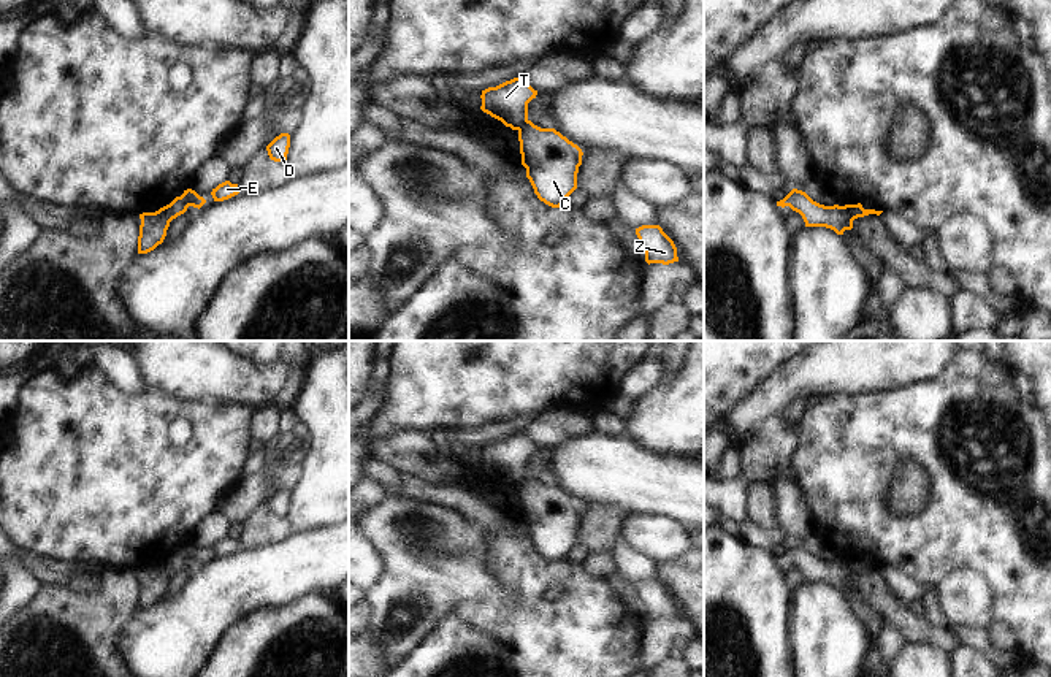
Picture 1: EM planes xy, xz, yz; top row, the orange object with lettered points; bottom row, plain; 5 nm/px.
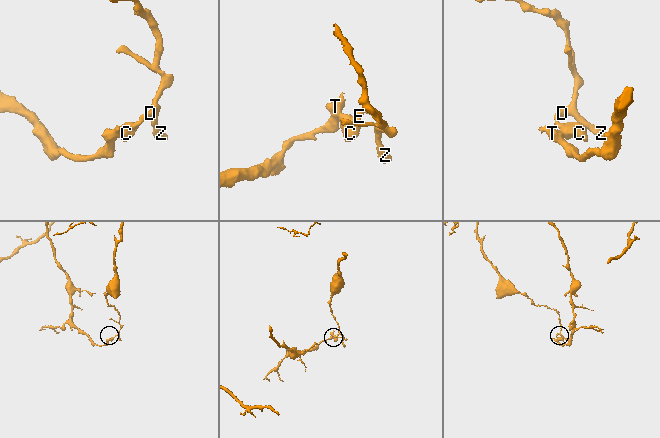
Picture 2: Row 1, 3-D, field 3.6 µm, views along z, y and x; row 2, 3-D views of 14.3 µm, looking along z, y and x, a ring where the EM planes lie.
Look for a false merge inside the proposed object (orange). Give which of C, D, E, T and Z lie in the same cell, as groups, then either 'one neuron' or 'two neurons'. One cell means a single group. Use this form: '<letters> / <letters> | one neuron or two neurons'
C D E Z / T | two neurons

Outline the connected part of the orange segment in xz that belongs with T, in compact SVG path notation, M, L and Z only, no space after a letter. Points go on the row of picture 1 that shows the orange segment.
M514 78L496 87L482 90L480 109L501 120L506 127L518 130L528 120L528 103L536 98L534 90L523 78Z

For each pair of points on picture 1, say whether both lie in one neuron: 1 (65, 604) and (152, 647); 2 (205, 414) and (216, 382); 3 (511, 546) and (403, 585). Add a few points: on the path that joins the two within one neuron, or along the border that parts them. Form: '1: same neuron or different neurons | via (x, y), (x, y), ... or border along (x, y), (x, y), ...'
1: different neurons | border along (138, 609), (118, 638), (116, 650), (121, 660)
2: different neurons | border along (173, 395), (187, 401), (216, 400), (246, 406)
3: different neurons | border along (484, 531), (487, 539), (487, 569), (503, 589)

